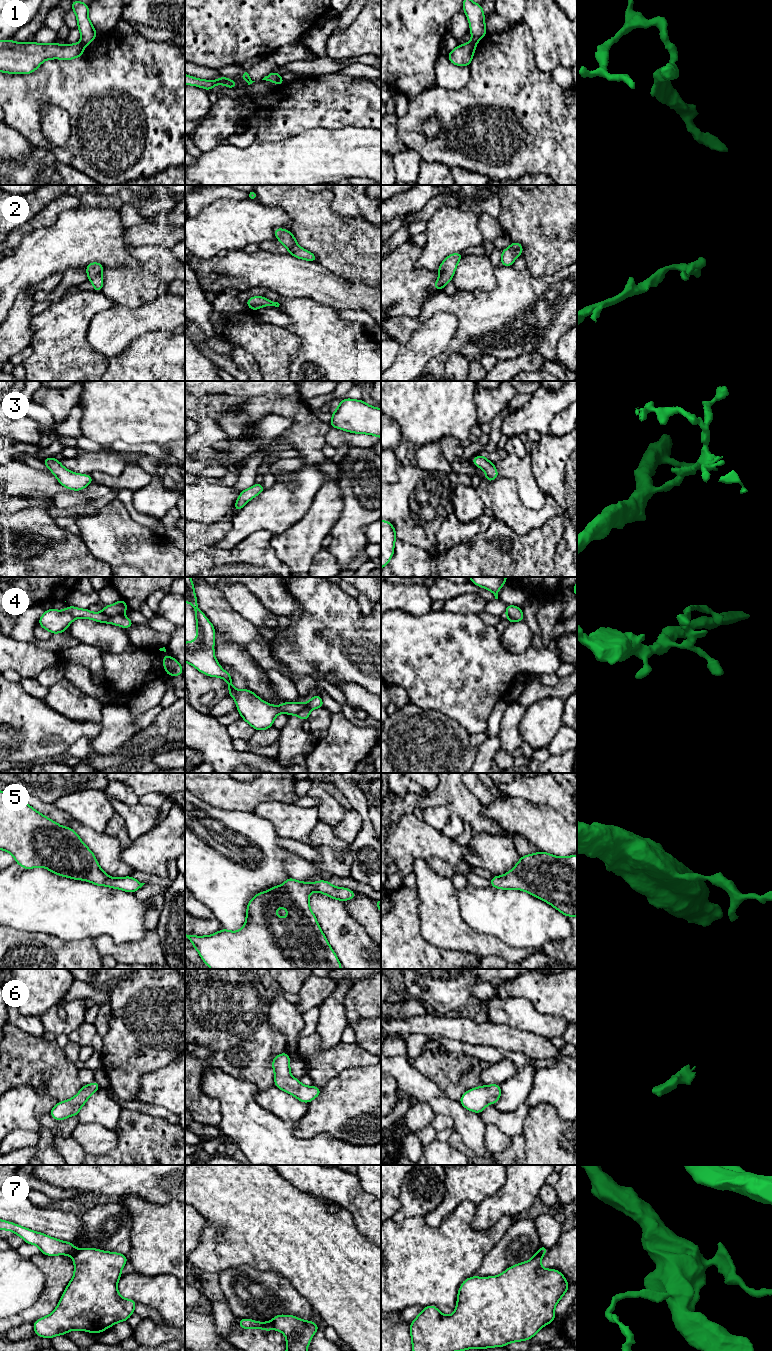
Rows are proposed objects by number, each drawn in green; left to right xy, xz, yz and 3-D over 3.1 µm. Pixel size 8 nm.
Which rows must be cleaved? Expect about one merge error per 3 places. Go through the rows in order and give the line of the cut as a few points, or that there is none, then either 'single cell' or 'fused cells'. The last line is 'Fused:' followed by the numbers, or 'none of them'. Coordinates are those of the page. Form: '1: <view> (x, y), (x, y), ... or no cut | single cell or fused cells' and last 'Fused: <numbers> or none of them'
1: yz (471, 41), (475, 45) | fused cells
2: no cut | single cell
3: no cut | single cell
4: xy (102, 611), (107, 616), (119, 615) | fused cells
5: no cut | single cell
6: no cut | single cell
7: xy (78, 1249), (71, 1255) | fused cells
Fused: 1, 4, 7

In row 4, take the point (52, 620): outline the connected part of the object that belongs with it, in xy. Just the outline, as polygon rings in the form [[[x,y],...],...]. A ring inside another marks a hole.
[[[68,605],[68,607],[62,611],[53,608],[44,611],[38,621],[38,625],[53,634],[59,634],[65,632],[70,623],[77,618],[92,619],[100,623],[110,623],[121,626],[124,629],[130,628],[135,624],[128,616],[116,615],[114,617],[107,617],[103,612],[94,613],[89,609],[80,609]]]

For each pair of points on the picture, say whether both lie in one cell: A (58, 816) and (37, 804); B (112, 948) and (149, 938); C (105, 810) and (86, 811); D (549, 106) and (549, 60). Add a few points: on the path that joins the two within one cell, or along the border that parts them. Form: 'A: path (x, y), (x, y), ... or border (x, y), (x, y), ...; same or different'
A: path (53, 813), (42, 807); same
B: path (121, 949), (138, 949), (140, 947); same
C: path (100, 810), (91, 810); same
D: border (533, 55), (535, 65), (540, 70), (550, 73); different

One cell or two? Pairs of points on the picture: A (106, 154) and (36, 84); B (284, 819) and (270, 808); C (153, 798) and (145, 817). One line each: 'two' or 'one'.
A: one
B: one
C: two

